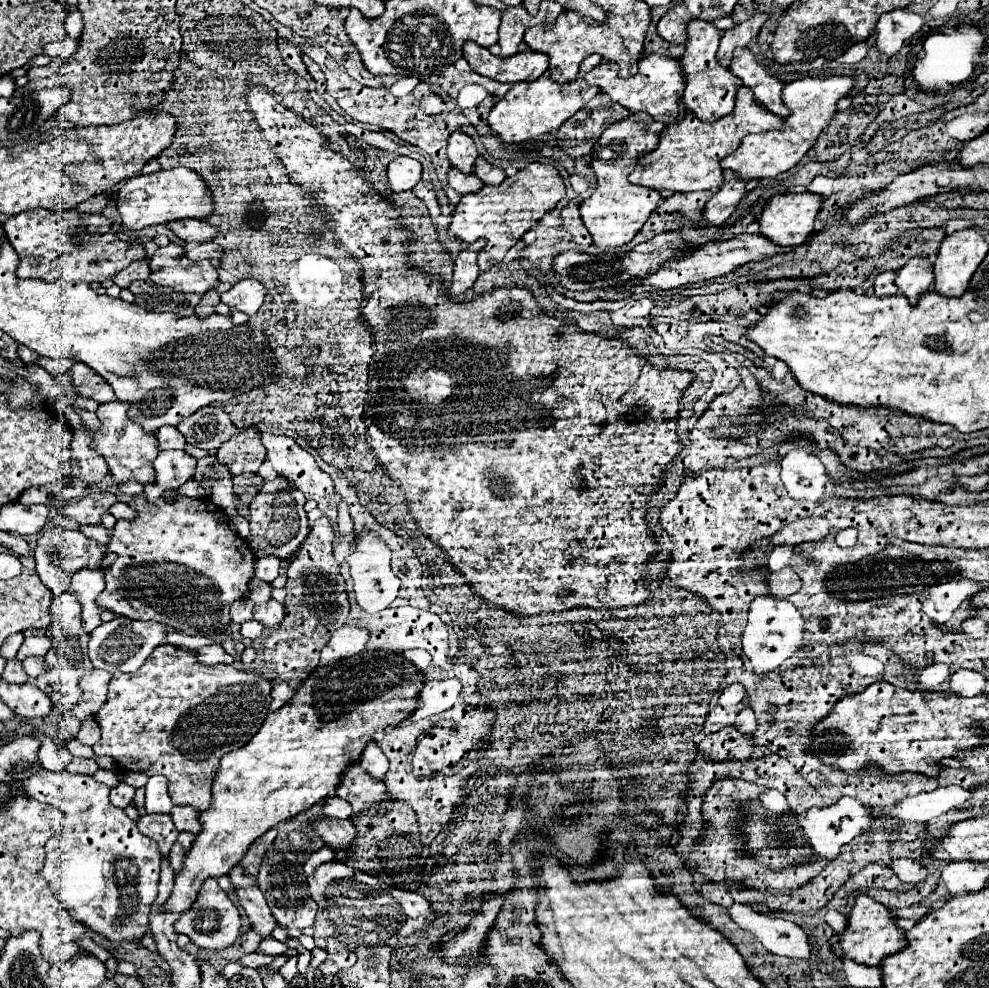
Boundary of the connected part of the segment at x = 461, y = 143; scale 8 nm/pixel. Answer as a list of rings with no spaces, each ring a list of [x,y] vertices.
[[[453,131],[449,137],[447,155],[449,155],[449,161],[453,167],[457,167],[461,173],[469,175],[469,173],[473,173],[473,163],[479,153],[469,135],[465,135],[461,131]]]

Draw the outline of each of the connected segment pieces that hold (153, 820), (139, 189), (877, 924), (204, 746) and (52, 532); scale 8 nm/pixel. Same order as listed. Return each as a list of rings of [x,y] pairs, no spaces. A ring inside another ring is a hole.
[[[145,813],[137,819],[137,827],[139,831],[143,831],[143,835],[155,839],[159,843],[159,849],[163,855],[169,853],[171,845],[175,843],[179,831],[175,829],[171,815],[163,815],[163,813]]]
[[[187,167],[131,177],[129,181],[121,183],[113,193],[109,193],[109,199],[117,207],[125,229],[143,229],[149,225],[169,223],[187,217],[205,219],[213,211],[213,201],[207,185],[195,171]]]
[[[857,895],[845,931],[837,933],[837,937],[839,937],[841,957],[863,965],[879,965],[887,955],[893,955],[905,947],[905,935],[901,929],[895,927],[891,913],[881,903],[873,901],[869,895]]]
[[[159,645],[153,651],[153,655],[149,655],[149,659],[143,663],[143,667],[137,669],[135,673],[121,673],[121,671],[113,673],[113,677],[109,681],[107,703],[97,713],[97,723],[101,727],[101,739],[99,739],[97,745],[93,745],[93,751],[95,751],[95,755],[113,757],[119,763],[119,767],[123,767],[127,771],[145,771],[147,775],[155,775],[155,773],[165,775],[169,779],[169,795],[171,795],[175,805],[191,805],[197,811],[205,811],[209,807],[209,803],[211,803],[211,783],[213,783],[213,775],[219,769],[221,757],[225,753],[233,751],[233,749],[243,747],[259,731],[265,717],[269,715],[269,705],[271,705],[271,683],[267,679],[263,679],[263,677],[259,677],[255,673],[239,671],[239,669],[235,669],[231,665],[215,665],[215,667],[201,665],[195,659],[195,653],[189,651],[189,649],[179,649],[179,647],[173,647],[173,645]]]
[[[53,527],[45,531],[35,547],[35,563],[37,563],[37,573],[41,577],[41,583],[49,587],[51,595],[63,595],[63,585],[69,585],[69,579],[73,577],[75,571],[81,567],[101,567],[101,559],[105,559],[105,551],[91,539],[87,539],[81,531],[69,531],[61,527]],[[65,561],[65,565],[63,565]],[[63,567],[65,567],[65,577],[63,577]]]

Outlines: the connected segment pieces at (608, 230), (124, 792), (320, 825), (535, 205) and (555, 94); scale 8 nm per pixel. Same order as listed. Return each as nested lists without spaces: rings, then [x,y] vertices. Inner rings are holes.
[[[633,113],[623,121],[613,123],[603,131],[597,147],[593,149],[591,171],[595,173],[597,187],[593,195],[579,205],[581,219],[593,237],[593,243],[601,249],[615,249],[629,243],[643,227],[647,217],[657,209],[661,193],[647,187],[637,187],[627,181],[627,175],[637,165],[637,159],[647,151],[653,151],[659,143],[659,133],[665,125],[653,121],[647,113]]]
[[[117,783],[115,787],[111,787],[111,793],[109,793],[109,799],[111,799],[111,803],[115,805],[115,807],[127,807],[129,803],[131,803],[131,799],[133,799],[133,795],[135,795],[135,787],[131,787],[131,785],[127,785],[127,783]]]
[[[321,819],[321,821],[313,823],[311,827],[325,841],[325,845],[335,847],[335,849],[343,849],[343,851],[351,849],[351,843],[357,835],[357,829],[349,819],[345,819],[345,821],[341,821],[341,819]]]
[[[531,163],[529,167],[517,171],[513,177],[507,177],[501,185],[485,185],[477,193],[467,193],[457,203],[453,221],[449,225],[449,237],[461,239],[463,243],[473,243],[479,237],[487,239],[487,245],[481,249],[481,267],[495,265],[505,257],[509,247],[513,247],[525,231],[537,225],[537,221],[553,209],[565,197],[565,185],[553,165]]]
[[[589,55],[583,59],[579,75],[575,81],[559,85],[555,81],[551,81],[549,77],[539,77],[535,81],[521,81],[515,83],[505,97],[495,103],[495,107],[489,113],[489,127],[491,131],[503,141],[503,143],[521,143],[521,141],[529,141],[535,139],[543,133],[551,133],[557,131],[563,121],[567,121],[569,117],[573,117],[581,107],[585,107],[585,103],[589,99],[593,99],[599,93],[599,87],[587,85],[585,83],[585,75],[601,63],[599,55]]]

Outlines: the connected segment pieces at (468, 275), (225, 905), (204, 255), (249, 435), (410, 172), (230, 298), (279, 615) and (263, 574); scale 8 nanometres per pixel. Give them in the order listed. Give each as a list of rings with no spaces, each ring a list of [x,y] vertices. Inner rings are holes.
[[[463,249],[459,251],[457,259],[455,259],[455,269],[453,269],[453,281],[449,287],[449,295],[451,297],[461,297],[477,279],[479,275],[479,267],[477,267],[477,253]]]
[[[207,879],[203,883],[193,907],[187,913],[183,913],[179,917],[179,921],[175,923],[175,931],[187,935],[191,939],[191,943],[197,945],[199,949],[223,951],[237,941],[239,931],[241,931],[241,915],[239,915],[237,907],[233,905],[233,901],[227,897],[227,893],[217,885],[217,881]]]
[[[209,241],[209,243],[189,245],[187,251],[185,251],[185,255],[187,255],[187,259],[191,259],[191,261],[201,261],[201,259],[219,259],[219,257],[221,257],[221,251],[223,251],[223,249],[221,249],[217,243]]]
[[[247,429],[233,435],[227,443],[219,447],[217,459],[227,465],[233,475],[257,473],[257,469],[265,461],[265,447],[259,439],[259,431]]]
[[[399,157],[393,163],[389,163],[387,175],[389,175],[389,189],[393,193],[409,191],[421,179],[421,163],[411,157]]]
[[[245,279],[245,281],[235,283],[227,293],[223,293],[221,301],[225,305],[229,305],[231,309],[239,309],[251,317],[259,311],[265,293],[267,293],[267,289],[259,281]]]
[[[271,599],[265,605],[257,605],[253,609],[255,621],[259,621],[263,627],[277,627],[283,621],[283,613],[285,613],[285,607],[275,599]]]
[[[273,555],[259,557],[257,567],[255,567],[255,575],[265,583],[273,583],[279,575],[279,559],[273,557]]]

